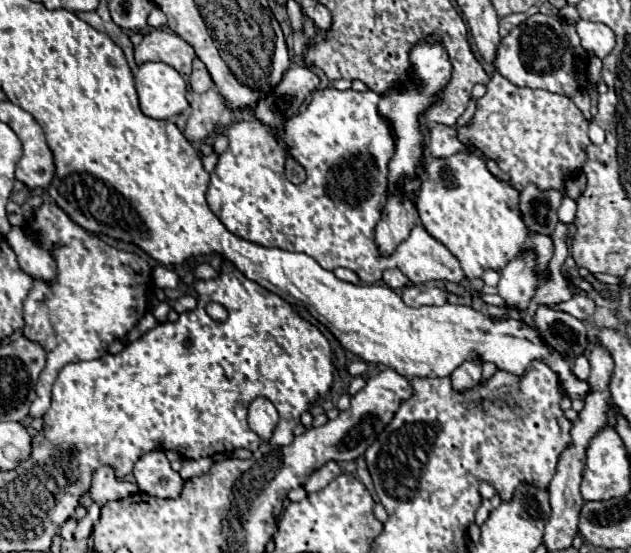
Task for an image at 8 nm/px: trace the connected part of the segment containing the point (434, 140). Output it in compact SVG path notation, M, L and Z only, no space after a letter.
M433 124L427 138L427 148L435 158L449 158L451 154L463 152L465 146L457 138L457 128Z

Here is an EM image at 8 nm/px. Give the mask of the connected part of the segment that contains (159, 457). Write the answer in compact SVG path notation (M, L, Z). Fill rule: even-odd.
M161 450L147 452L135 464L135 480L141 492L157 498L177 498L183 488L183 478L175 472Z

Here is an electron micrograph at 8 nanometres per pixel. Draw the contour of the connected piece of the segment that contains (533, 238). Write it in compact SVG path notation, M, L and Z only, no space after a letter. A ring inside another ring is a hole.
M529 232L529 242L533 244L537 256L539 256L539 262L541 262L541 270L547 270L547 264L553 256L553 242L549 236L545 234L531 234Z

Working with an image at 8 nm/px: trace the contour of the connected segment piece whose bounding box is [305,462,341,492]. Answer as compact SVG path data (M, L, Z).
M327 462L323 468L315 470L315 474L309 476L309 480L307 480L305 486L309 488L309 492L311 492L311 490L319 490L319 488L323 488L325 484L329 484L333 478L337 478L339 474L341 474L339 464L337 464L337 462Z

